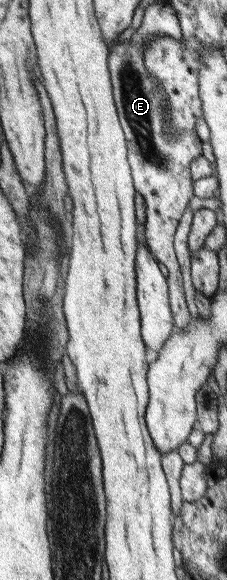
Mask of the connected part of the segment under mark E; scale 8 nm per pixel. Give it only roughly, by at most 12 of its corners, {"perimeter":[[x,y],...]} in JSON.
{"perimeter":[[142,45],[109,49],[126,160],[149,251],[185,328],[173,232],[193,197],[199,139],[164,129],[167,98]]}

